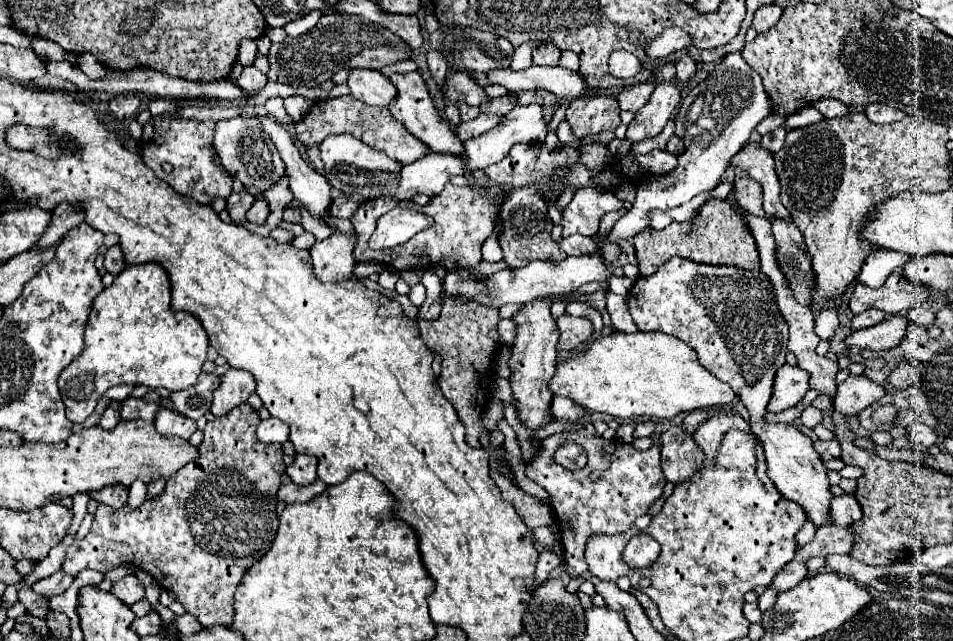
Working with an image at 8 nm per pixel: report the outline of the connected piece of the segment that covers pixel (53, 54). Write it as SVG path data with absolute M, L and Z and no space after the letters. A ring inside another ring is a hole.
M34 37L32 51L36 55L40 55L40 59L44 59L44 61L68 61L68 63L76 61L76 55L64 51L58 43L52 43L52 41L42 39L42 37Z

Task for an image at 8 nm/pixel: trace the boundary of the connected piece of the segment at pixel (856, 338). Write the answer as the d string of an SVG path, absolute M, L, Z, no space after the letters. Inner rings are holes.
M892 315L890 319L874 325L874 327L866 327L866 329L858 329L852 331L846 339L844 345L846 347L858 347L858 349L872 349L872 351L884 351L884 349L892 349L896 345L900 345L904 333L906 333L906 325L908 319L902 315Z

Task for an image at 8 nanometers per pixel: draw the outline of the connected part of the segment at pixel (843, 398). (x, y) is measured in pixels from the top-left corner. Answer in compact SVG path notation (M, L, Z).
M850 375L844 383L838 385L834 409L844 415L858 415L868 405L880 401L884 397L884 387L872 383L866 375Z

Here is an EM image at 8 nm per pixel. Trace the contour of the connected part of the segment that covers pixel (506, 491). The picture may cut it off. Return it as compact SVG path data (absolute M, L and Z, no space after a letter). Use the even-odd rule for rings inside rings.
M490 471L490 477L498 485L498 489L502 491L502 497L518 509L518 515L528 525L528 529L536 529L540 525L552 525L554 523L552 509L548 505L538 503L528 493L524 493L516 483L512 483L510 477L506 477L500 471Z

